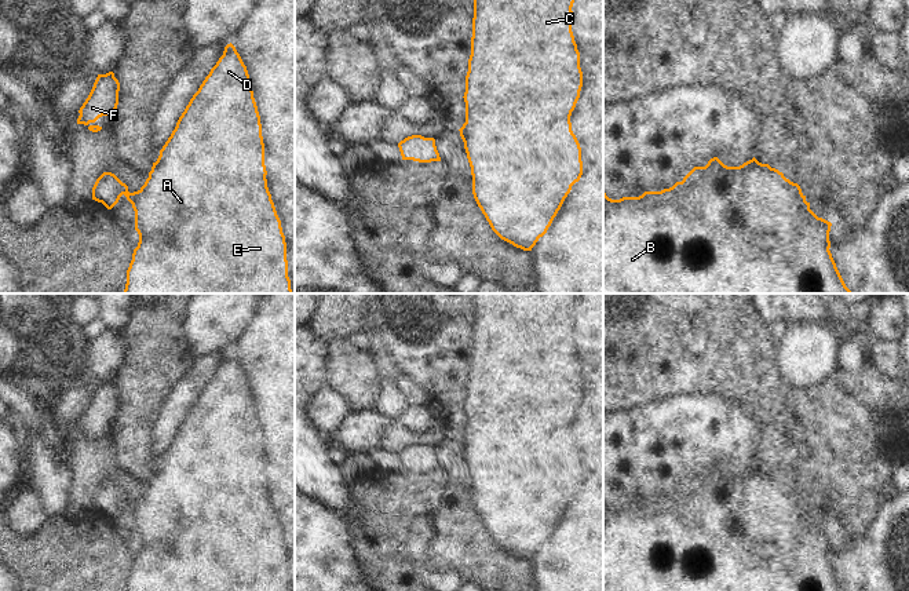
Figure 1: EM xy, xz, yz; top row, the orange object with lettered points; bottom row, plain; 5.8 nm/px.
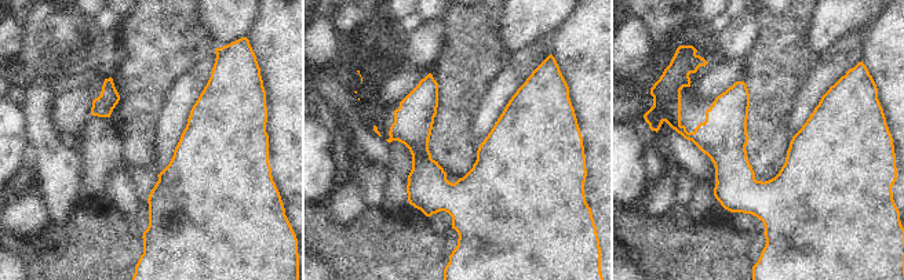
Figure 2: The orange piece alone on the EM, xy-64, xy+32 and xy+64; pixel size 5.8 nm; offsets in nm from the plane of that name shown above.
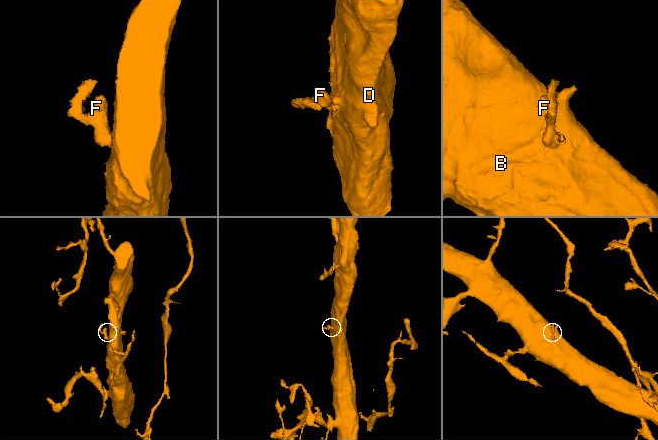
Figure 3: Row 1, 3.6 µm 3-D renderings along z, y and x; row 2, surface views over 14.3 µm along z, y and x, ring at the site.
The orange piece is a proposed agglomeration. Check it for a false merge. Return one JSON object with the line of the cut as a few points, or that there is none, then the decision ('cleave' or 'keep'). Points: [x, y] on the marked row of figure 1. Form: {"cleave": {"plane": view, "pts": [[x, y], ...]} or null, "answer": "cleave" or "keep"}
{"cleave": null, "answer": "keep"}

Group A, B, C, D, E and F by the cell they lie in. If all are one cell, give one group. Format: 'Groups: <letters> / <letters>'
Groups: A B C D E F.

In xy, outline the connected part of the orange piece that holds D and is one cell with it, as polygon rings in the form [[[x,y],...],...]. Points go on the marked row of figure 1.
[[[230,43],[179,117],[145,185],[129,193],[114,174],[103,172],[92,187],[92,200],[107,209],[124,194],[135,211],[139,242],[127,270],[124,293],[292,293],[285,236],[266,175],[262,124],[252,83]]]

